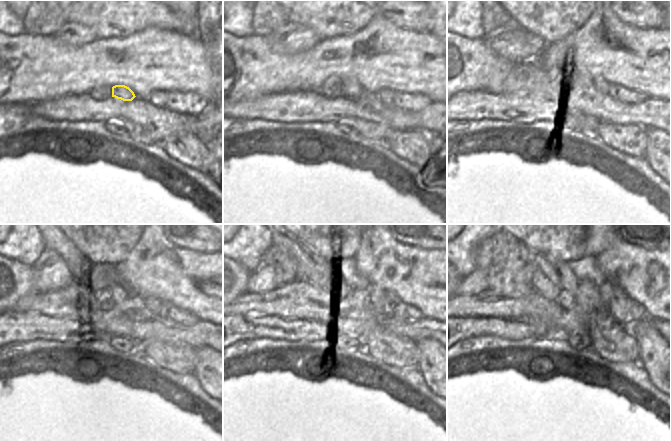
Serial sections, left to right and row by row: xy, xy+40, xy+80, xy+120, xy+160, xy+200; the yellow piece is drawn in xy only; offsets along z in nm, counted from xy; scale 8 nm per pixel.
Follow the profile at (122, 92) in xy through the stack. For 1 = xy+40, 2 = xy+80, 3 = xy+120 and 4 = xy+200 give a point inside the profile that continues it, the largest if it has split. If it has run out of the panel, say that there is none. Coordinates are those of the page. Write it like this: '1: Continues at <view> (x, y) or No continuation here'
1: Continues at xy+40 (349, 88)
2: Continues at xy+80 (564, 78)
3: Continues at xy+120 (117, 293)
4: Continues at xy+200 (569, 281)

